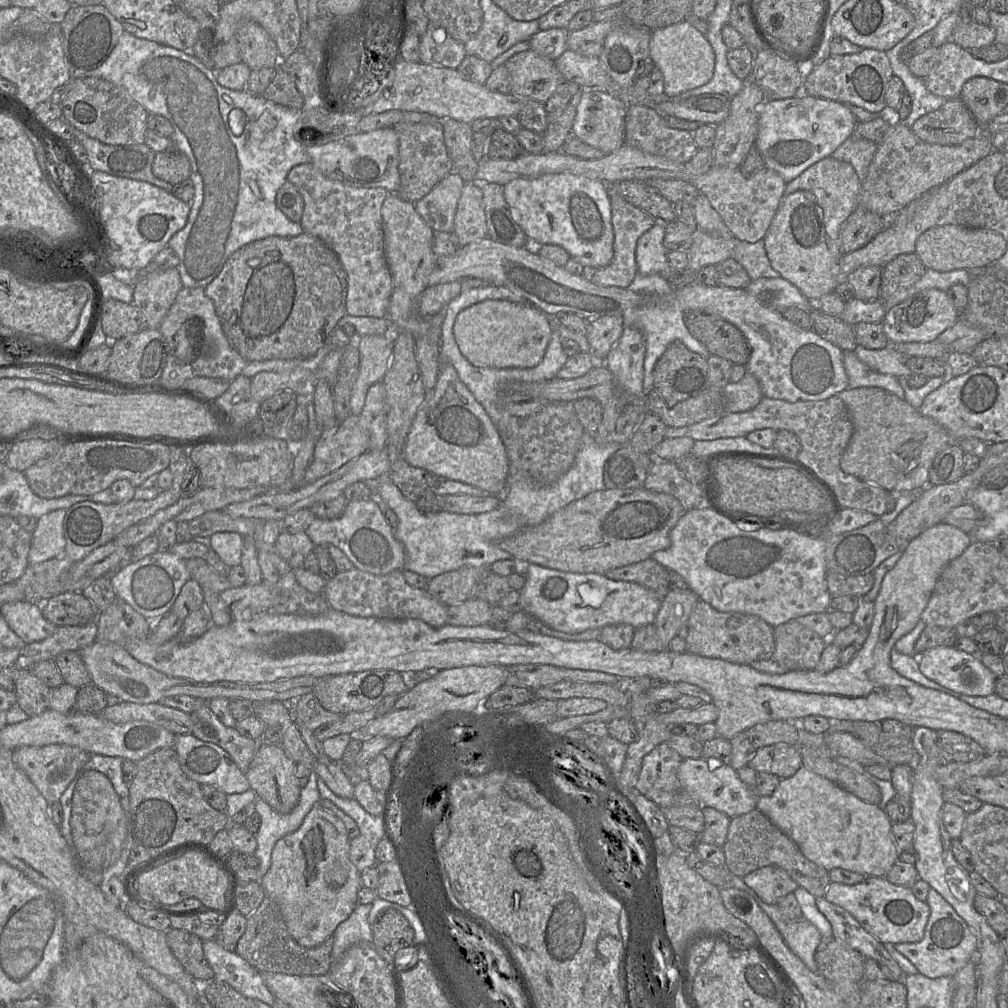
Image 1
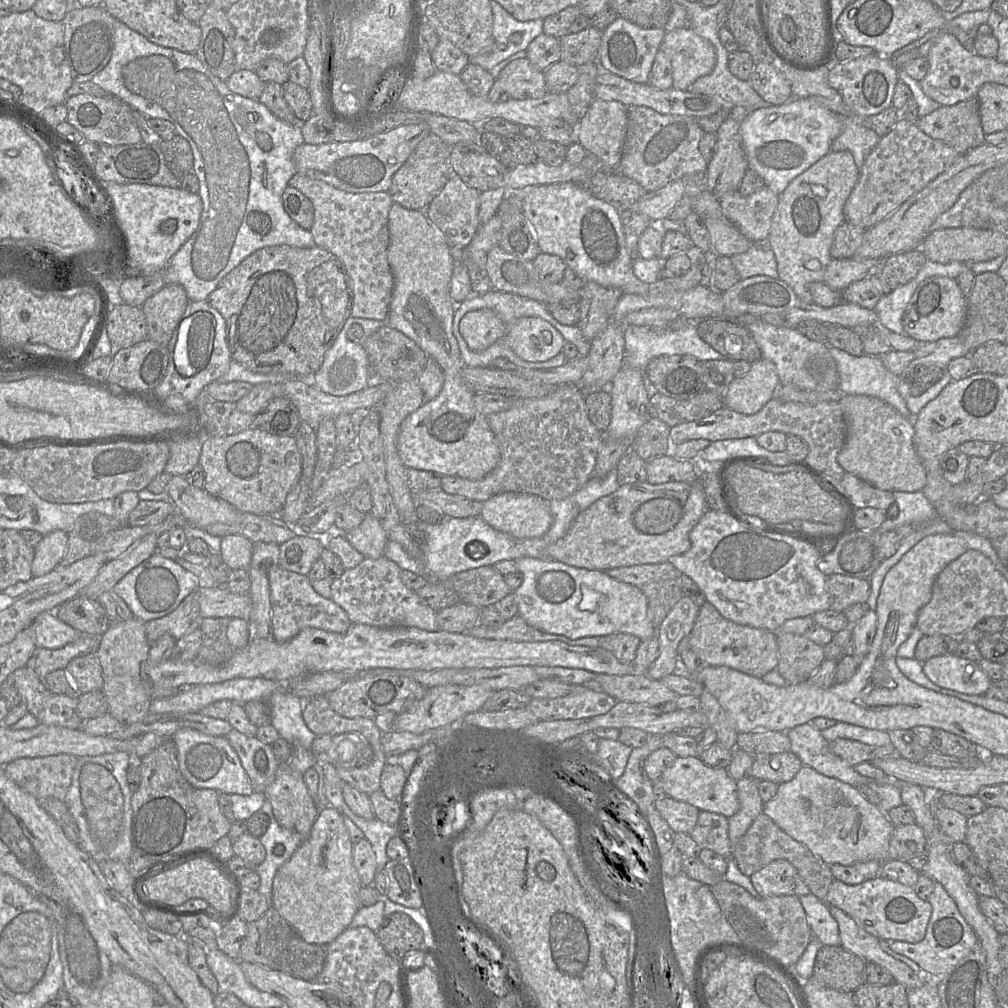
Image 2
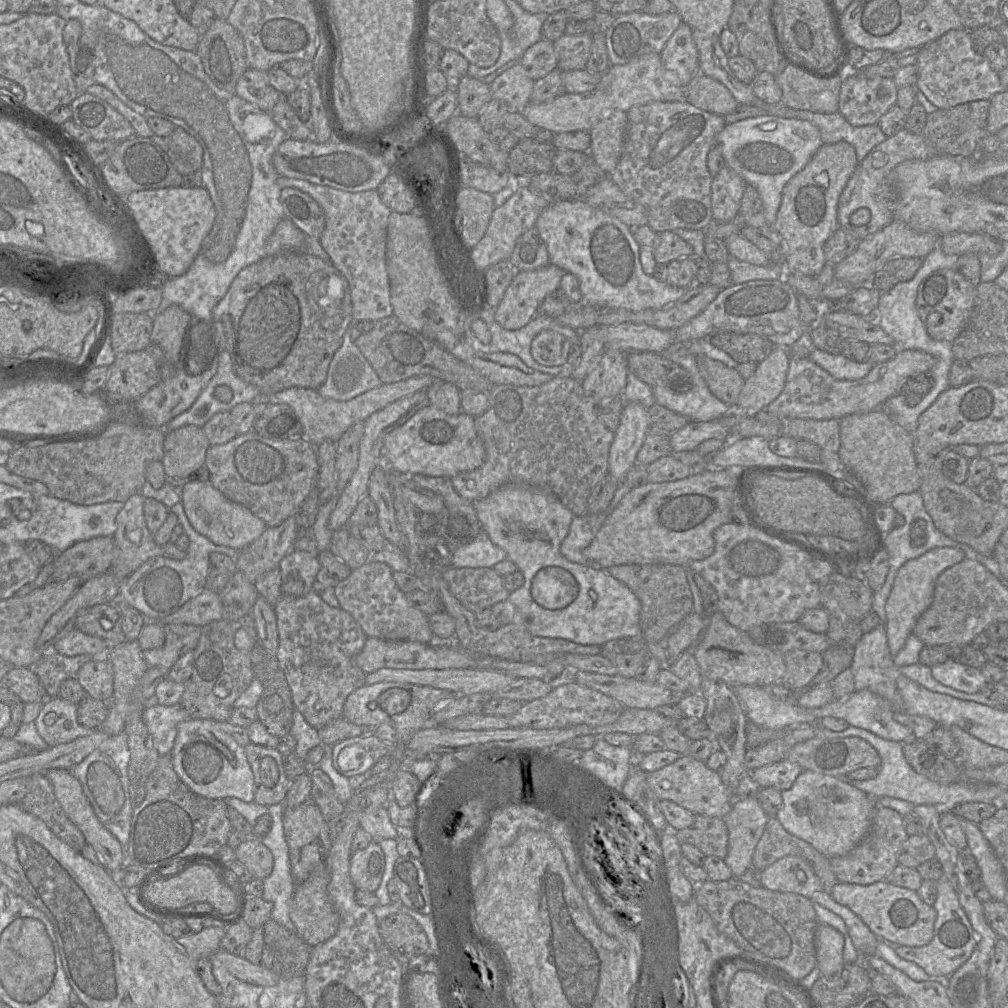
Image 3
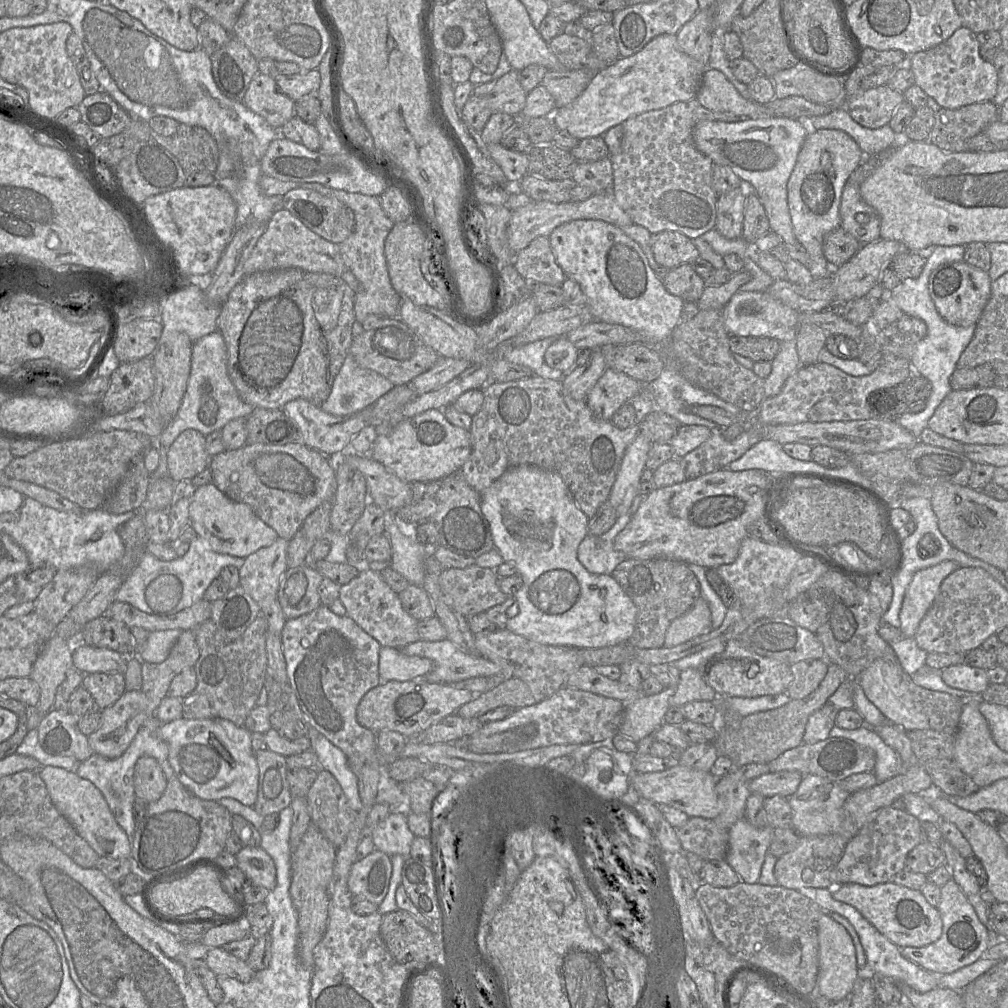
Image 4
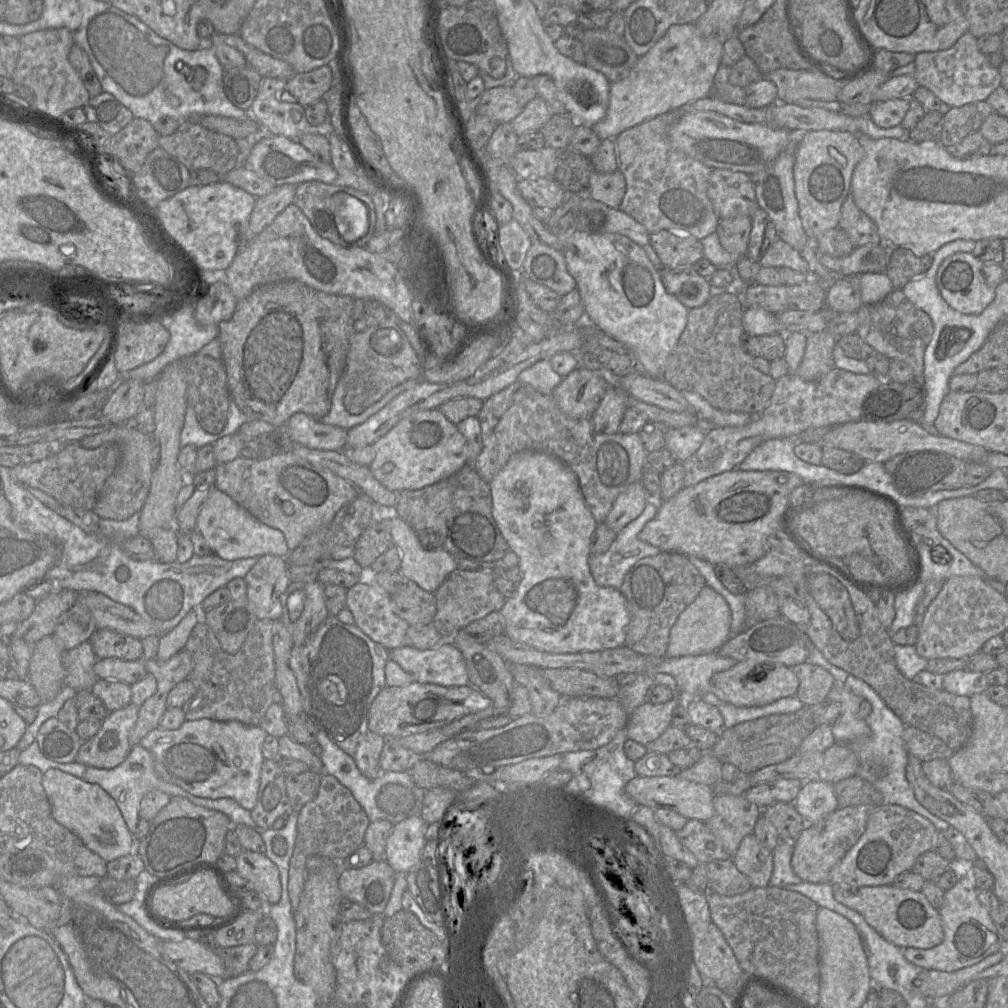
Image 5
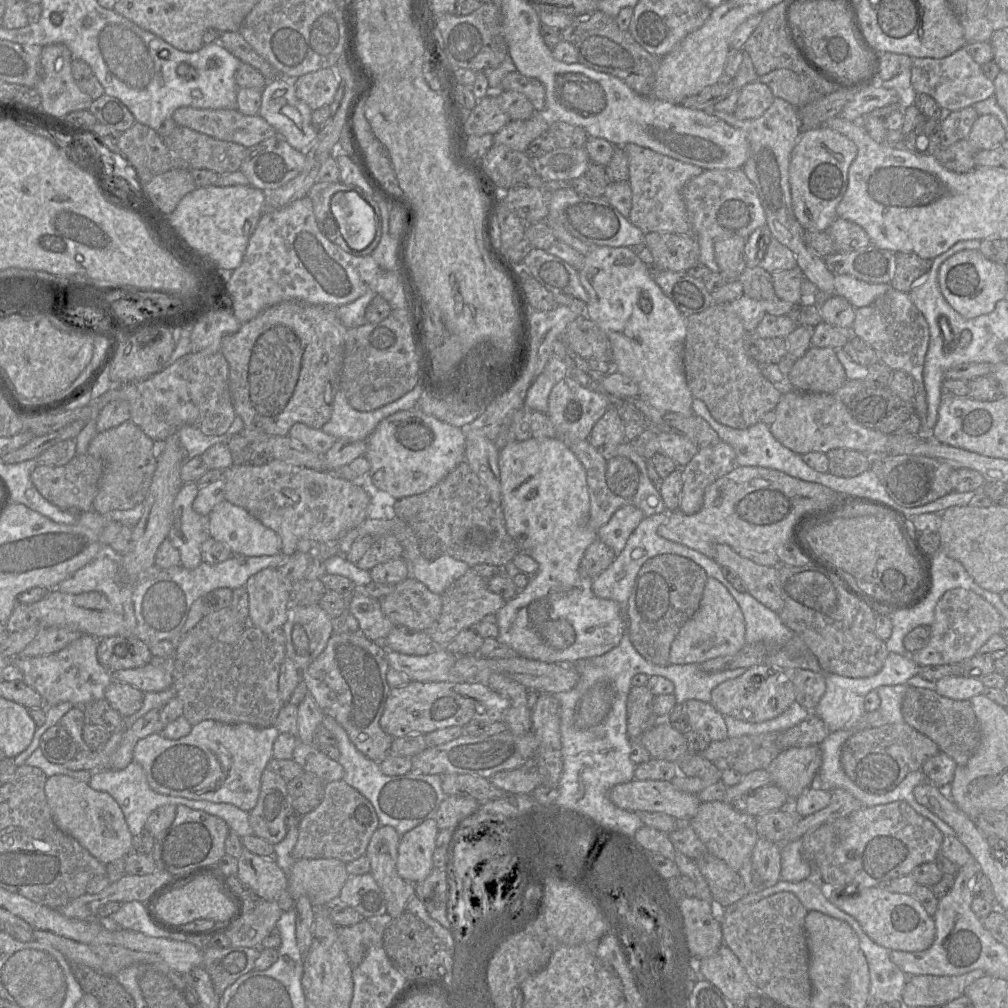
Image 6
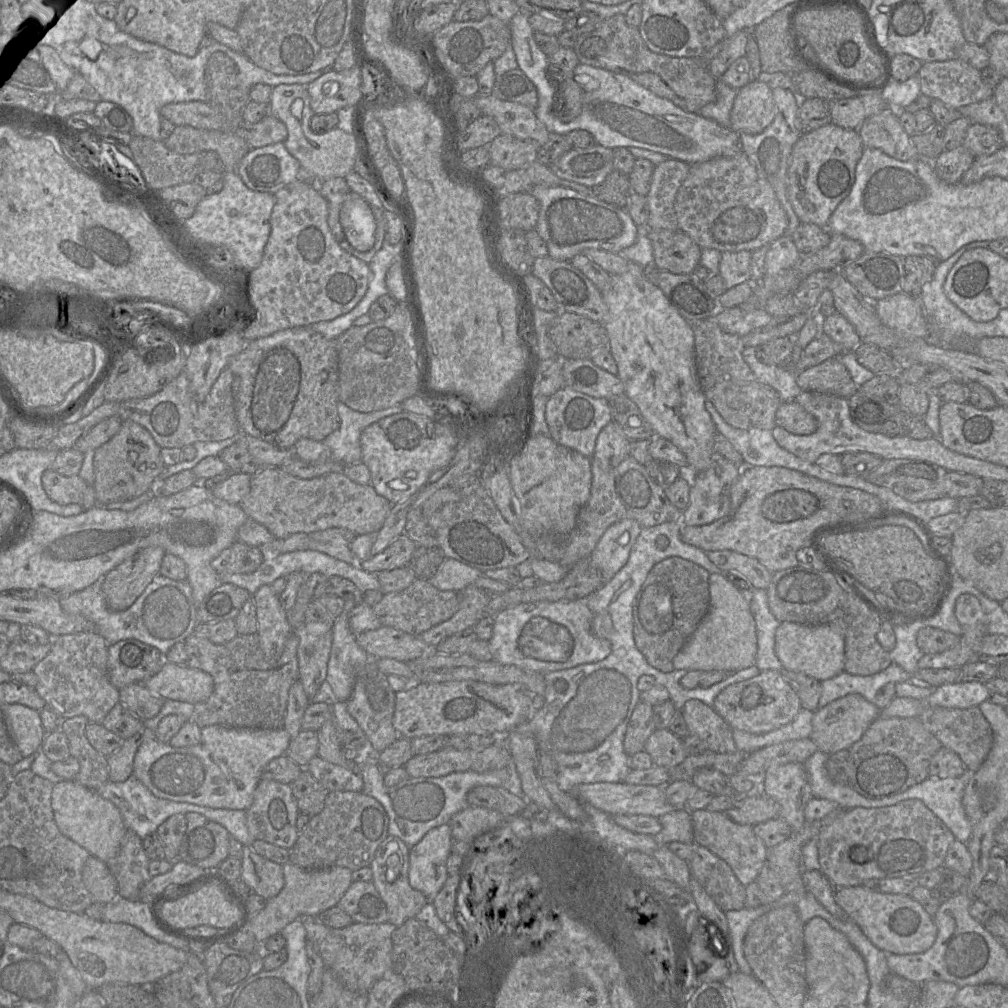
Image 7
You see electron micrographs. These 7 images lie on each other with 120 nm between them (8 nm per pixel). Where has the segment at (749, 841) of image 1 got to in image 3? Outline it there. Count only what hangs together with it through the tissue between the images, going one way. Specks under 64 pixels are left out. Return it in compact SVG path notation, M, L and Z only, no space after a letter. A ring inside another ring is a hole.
M769 817L755 847L752 868L763 871L785 856L799 856L806 859L819 878L823 891L831 893L838 881L830 864L830 858L820 853L811 844L789 833L776 817Z

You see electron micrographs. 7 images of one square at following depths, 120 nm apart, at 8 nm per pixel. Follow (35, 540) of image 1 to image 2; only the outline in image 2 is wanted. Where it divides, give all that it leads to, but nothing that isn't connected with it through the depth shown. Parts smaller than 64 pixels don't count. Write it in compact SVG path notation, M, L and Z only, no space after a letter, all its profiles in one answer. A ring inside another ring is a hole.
M54 530L43 535L34 548L32 576L39 577L53 571L67 551L68 535L63 530Z

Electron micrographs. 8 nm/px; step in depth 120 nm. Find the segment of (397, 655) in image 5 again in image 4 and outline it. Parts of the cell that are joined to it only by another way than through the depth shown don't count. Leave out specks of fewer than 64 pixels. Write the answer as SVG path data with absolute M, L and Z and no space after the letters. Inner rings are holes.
M447 638L435 642L418 640L400 650L407 656L432 661L433 669L422 678L429 683L453 685L475 677L503 677L499 665L482 656L472 656L461 651Z

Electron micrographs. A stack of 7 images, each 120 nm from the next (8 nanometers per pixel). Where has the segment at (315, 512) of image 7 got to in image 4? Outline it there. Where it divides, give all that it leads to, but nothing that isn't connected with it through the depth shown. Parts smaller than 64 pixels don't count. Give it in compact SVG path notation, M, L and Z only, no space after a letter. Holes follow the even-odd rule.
M302 442L285 445L245 444L236 450L225 450L211 457L209 469L212 484L230 500L248 505L254 514L290 541L302 527L304 520L325 501L333 501L336 492L335 461Z

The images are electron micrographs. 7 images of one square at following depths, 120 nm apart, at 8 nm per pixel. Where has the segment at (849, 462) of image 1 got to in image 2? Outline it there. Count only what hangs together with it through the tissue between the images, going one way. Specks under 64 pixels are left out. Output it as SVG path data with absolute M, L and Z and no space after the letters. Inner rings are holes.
M844 395L838 403L847 424L846 441L837 457L840 466L884 491L923 491L926 485L926 471L914 447L913 419L905 418L897 409L872 396Z

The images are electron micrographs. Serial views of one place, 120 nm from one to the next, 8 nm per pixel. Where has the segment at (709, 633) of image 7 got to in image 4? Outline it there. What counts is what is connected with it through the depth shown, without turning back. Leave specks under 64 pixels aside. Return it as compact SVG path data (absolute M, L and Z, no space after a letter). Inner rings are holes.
M699 597L686 613L670 623L663 647L671 648L683 644L711 630L711 611L708 603Z

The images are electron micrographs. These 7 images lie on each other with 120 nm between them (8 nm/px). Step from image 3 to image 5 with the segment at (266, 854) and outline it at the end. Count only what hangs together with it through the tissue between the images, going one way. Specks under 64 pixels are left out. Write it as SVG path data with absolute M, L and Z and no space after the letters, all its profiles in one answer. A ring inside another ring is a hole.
M243 850L237 857L236 871L253 884L253 890L266 901L266 905L279 902L281 898L280 872L265 854Z

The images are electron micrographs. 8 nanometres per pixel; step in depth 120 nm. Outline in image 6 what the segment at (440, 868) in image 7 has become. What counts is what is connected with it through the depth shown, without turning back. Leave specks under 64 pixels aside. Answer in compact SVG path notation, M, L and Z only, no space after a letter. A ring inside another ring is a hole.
M428 819L400 837L396 869L403 880L416 884L431 873L439 830L436 821Z

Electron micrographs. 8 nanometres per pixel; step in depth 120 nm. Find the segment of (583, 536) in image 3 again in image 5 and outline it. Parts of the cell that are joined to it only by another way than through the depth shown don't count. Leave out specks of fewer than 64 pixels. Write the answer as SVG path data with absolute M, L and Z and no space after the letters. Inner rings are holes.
M648 499L641 515L617 533L616 539L607 552L600 555L590 555L588 564L591 575L599 586L620 590L626 574L639 560L662 552L659 548L638 539L638 535L645 524L657 514L658 506L659 503L657 501Z

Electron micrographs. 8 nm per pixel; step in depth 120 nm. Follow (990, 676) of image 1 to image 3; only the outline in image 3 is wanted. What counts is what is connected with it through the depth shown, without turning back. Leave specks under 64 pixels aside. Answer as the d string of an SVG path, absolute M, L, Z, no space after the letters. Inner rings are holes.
M958 660L935 665L931 667L931 673L941 684L969 694L982 691L987 683L981 669Z

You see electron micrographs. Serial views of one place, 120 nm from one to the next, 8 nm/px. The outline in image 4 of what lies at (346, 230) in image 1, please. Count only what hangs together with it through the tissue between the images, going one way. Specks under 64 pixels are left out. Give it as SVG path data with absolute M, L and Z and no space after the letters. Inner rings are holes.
M268 175L260 176L259 187L267 196L283 196L296 188L312 189L323 195L333 195L350 208L355 216L354 231L346 240L339 243L339 250L346 267L360 282L360 291L355 292L354 298L355 320L362 323L367 316L372 314L386 317L399 316L402 298L391 284L384 255L385 239L395 223L384 212L378 196L333 189L320 183L282 181Z

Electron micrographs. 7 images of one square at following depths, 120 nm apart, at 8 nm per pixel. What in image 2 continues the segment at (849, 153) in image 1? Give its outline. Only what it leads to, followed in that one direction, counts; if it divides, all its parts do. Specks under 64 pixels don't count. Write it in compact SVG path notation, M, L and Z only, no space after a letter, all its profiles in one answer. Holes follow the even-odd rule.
M842 117L842 130L831 144L831 151L849 151L860 169L881 137L856 117Z

